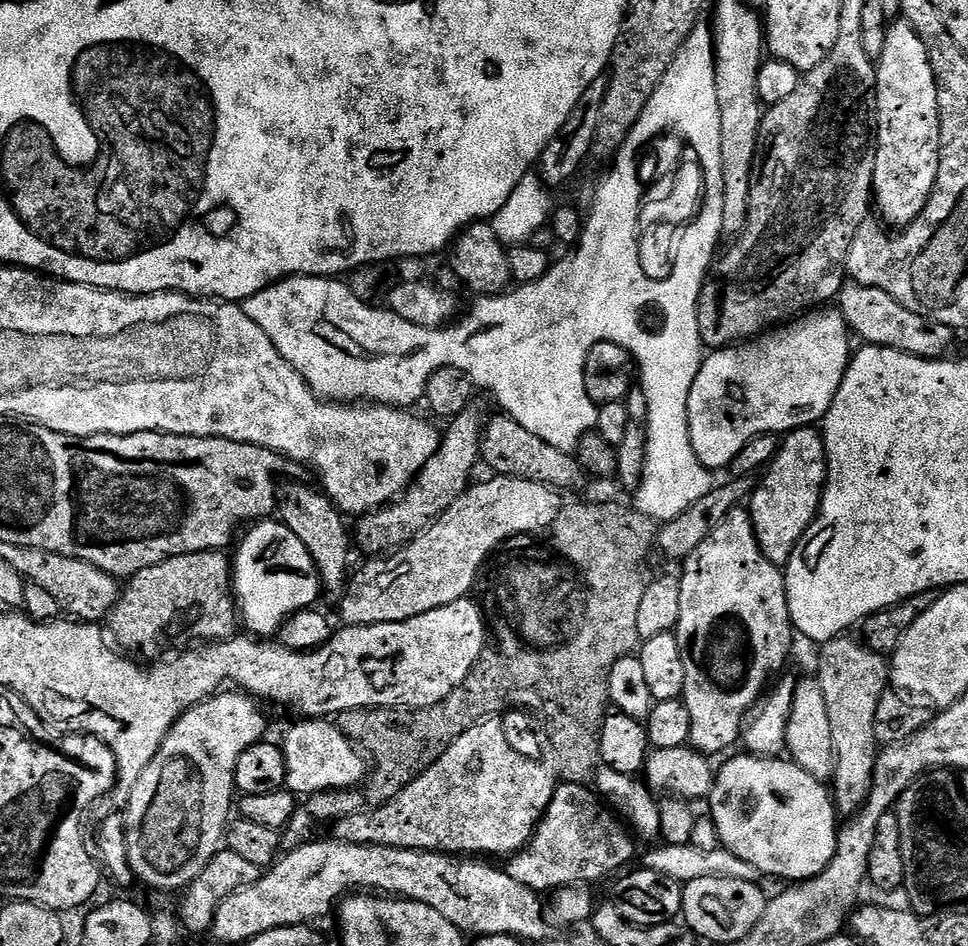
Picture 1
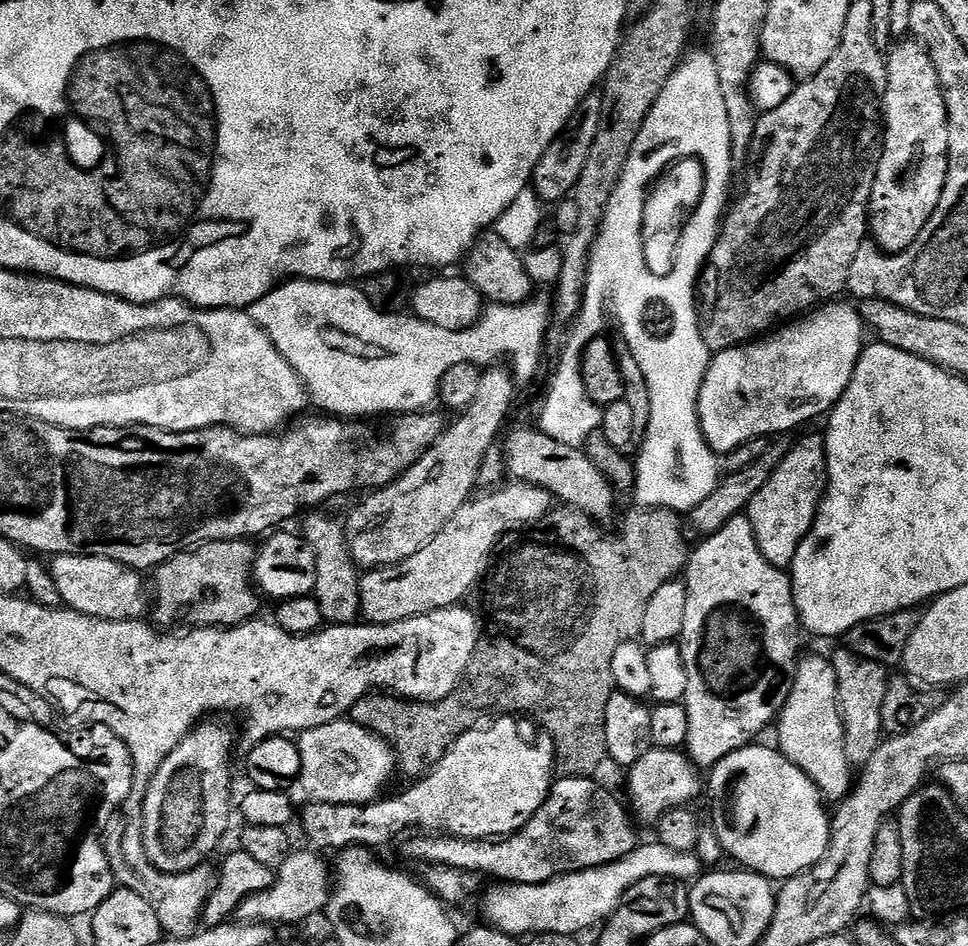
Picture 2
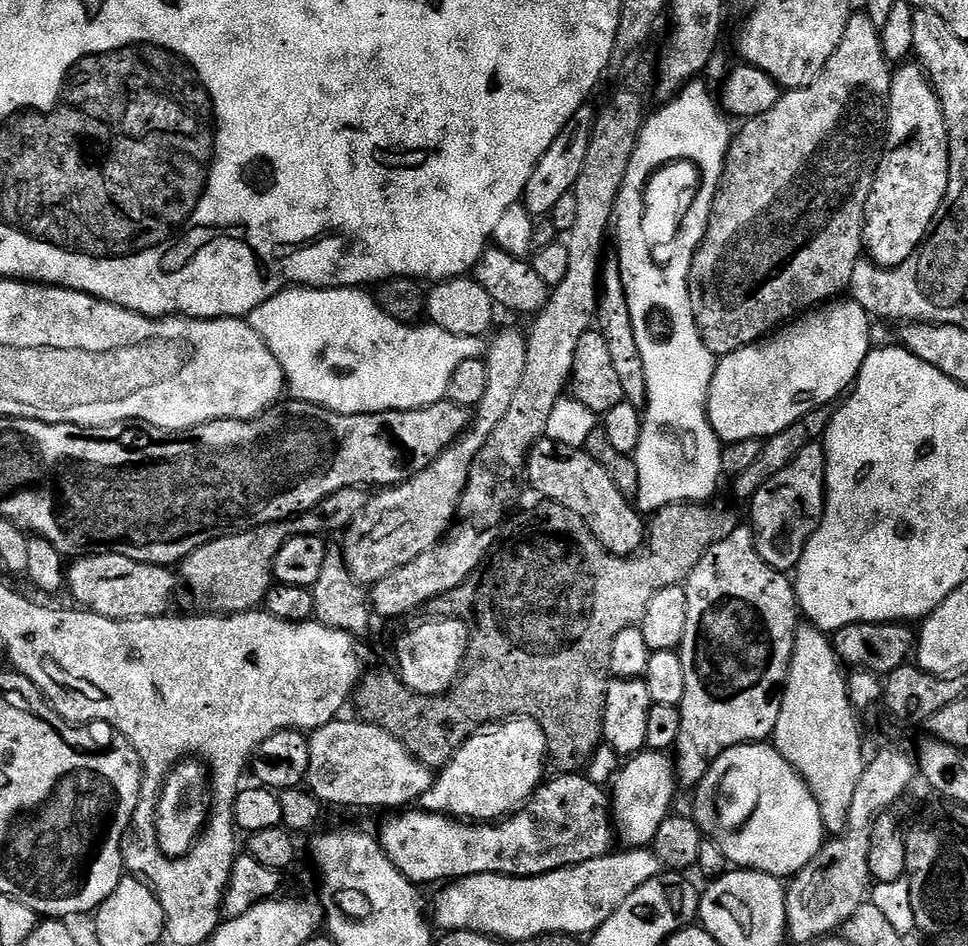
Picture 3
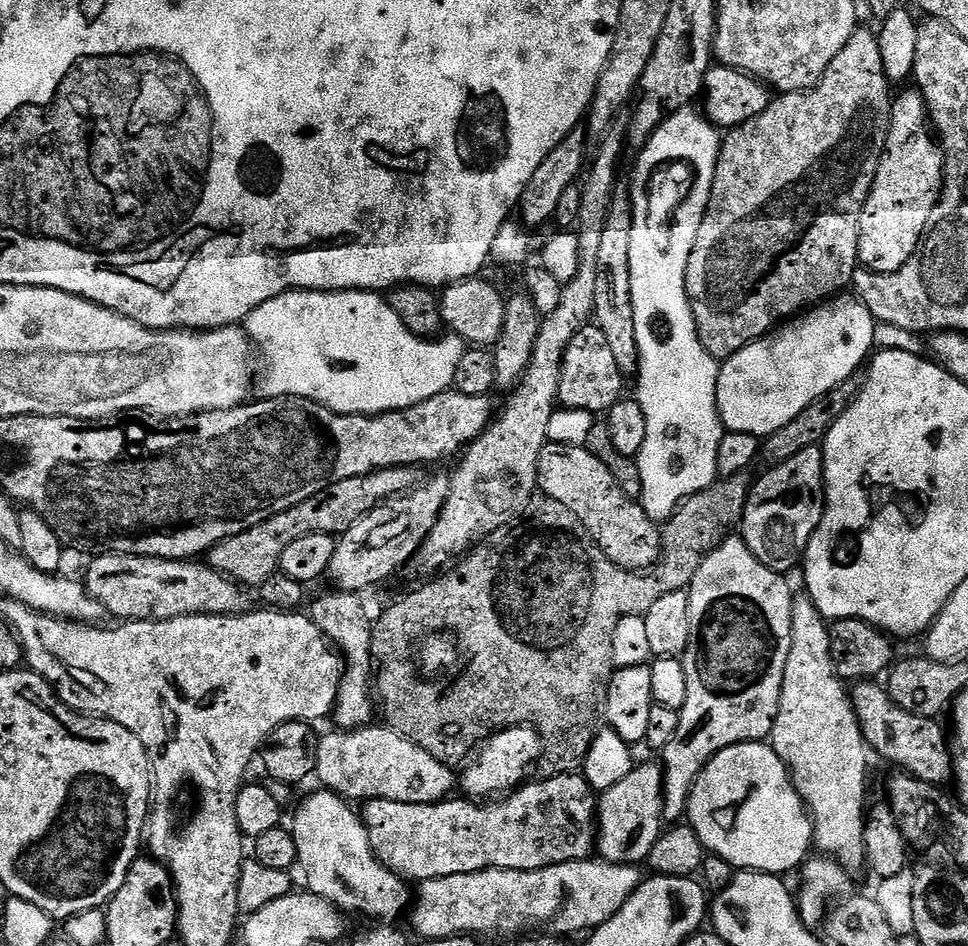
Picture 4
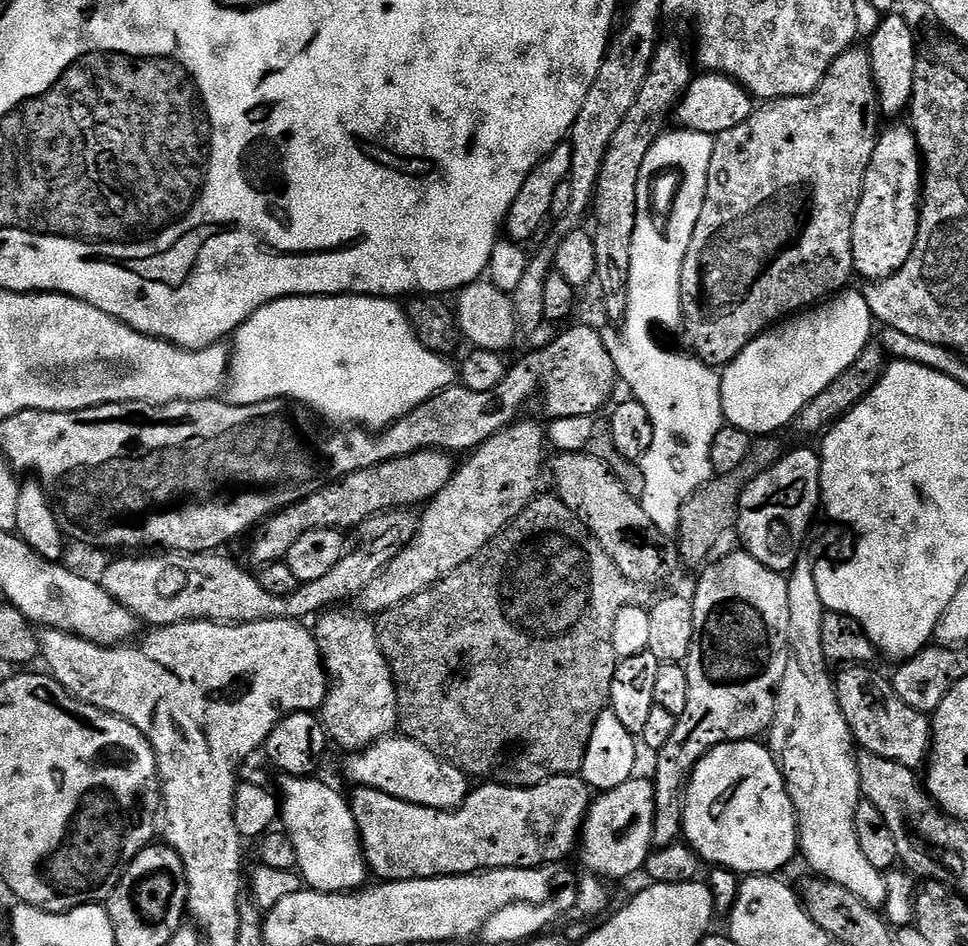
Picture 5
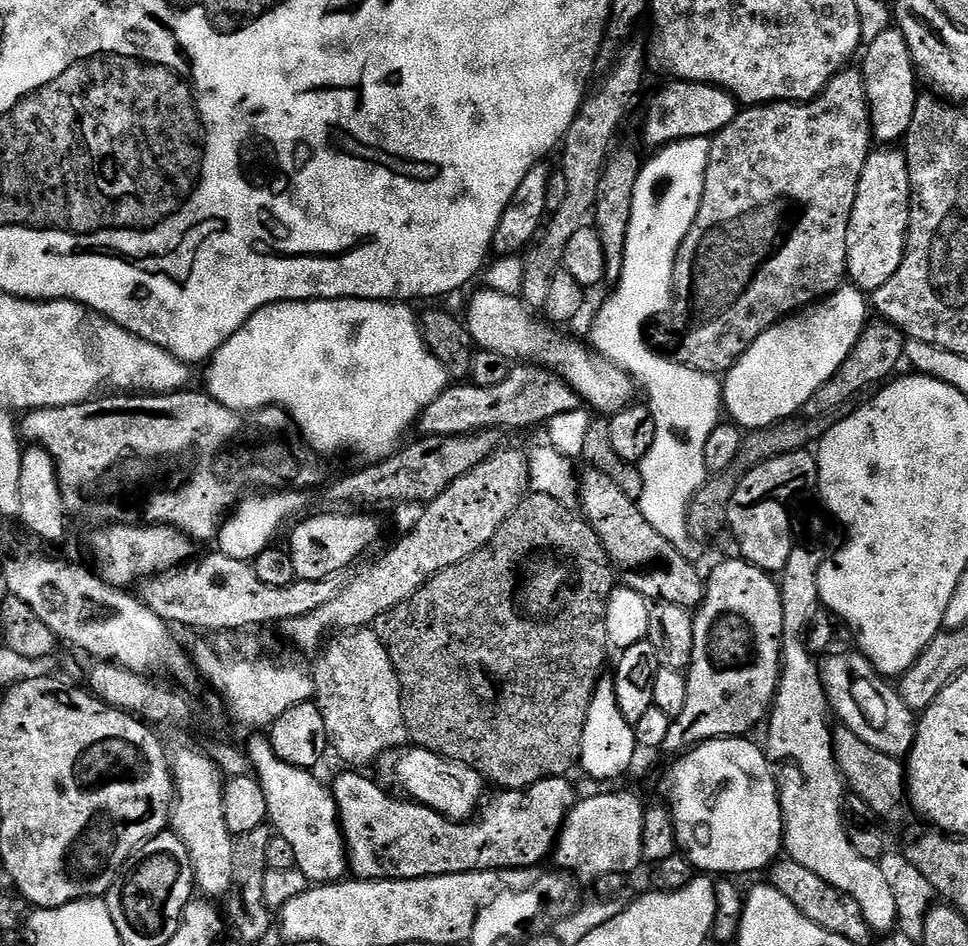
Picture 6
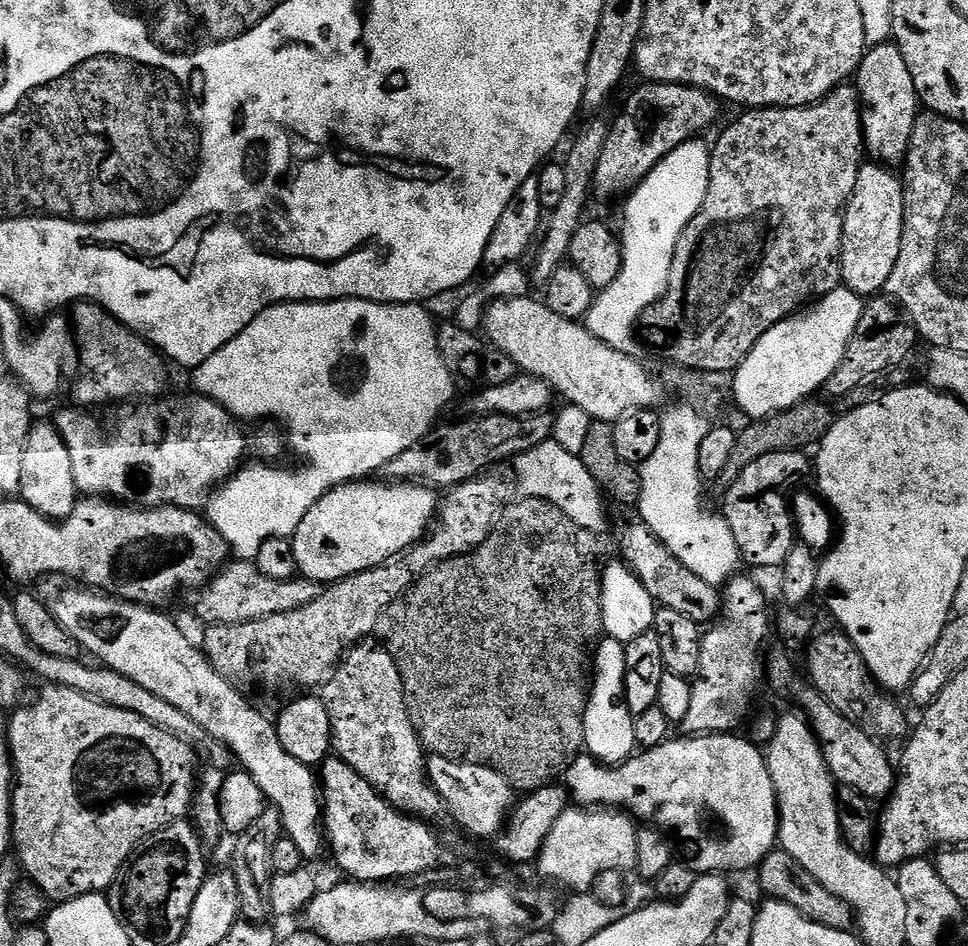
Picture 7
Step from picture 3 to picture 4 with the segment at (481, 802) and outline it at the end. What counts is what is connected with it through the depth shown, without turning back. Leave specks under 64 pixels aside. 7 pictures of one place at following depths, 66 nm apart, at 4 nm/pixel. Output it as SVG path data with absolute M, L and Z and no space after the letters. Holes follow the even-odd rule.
M504 728L500 732L493 732L479 745L474 756L476 764L469 763L463 769L464 776L462 772L458 780L459 791L464 791L461 793L468 798L496 798L507 794L521 787L529 779L528 771L535 764L537 767L541 763L543 751L540 735L533 728Z

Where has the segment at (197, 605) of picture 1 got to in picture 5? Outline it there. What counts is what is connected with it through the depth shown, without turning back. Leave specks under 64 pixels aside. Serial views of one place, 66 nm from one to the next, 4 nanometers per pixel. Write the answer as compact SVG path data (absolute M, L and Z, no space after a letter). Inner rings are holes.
M427 448L418 454L408 454L406 458L394 458L390 462L382 462L378 466L370 466L366 470L358 470L354 474L346 474L338 482L294 502L289 508L284 508L281 512L275 512L259 525L256 537L252 540L252 560L256 566L273 564L287 557L290 546L302 538L302 534L313 532L314 530L345 530L344 528L359 529L360 525L372 519L374 516L381 516L384 512L393 510L412 510L419 506L427 505L437 494L444 489L446 482L450 482L453 472L458 464L449 453L439 452L437 448Z

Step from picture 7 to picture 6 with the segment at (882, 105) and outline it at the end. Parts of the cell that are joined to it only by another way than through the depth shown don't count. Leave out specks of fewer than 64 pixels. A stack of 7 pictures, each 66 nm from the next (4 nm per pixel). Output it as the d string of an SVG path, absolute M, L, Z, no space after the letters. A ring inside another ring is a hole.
M889 26L882 34L878 34L878 38L874 38L874 42L866 45L862 52L863 56L864 89L868 99L873 137L881 145L895 145L903 141L910 130L918 95L916 67L910 58L910 46L906 46L906 38L902 38L902 34L895 26Z

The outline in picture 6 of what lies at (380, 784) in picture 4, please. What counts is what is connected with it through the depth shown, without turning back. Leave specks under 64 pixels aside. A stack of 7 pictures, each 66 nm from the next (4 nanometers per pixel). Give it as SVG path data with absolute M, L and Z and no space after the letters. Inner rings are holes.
M415 746L405 747L396 758L392 764L392 772L396 775L397 782L409 792L405 793L415 803L425 804L447 820L457 822L471 820L477 815L486 796L486 781L470 766L447 760L430 750Z

